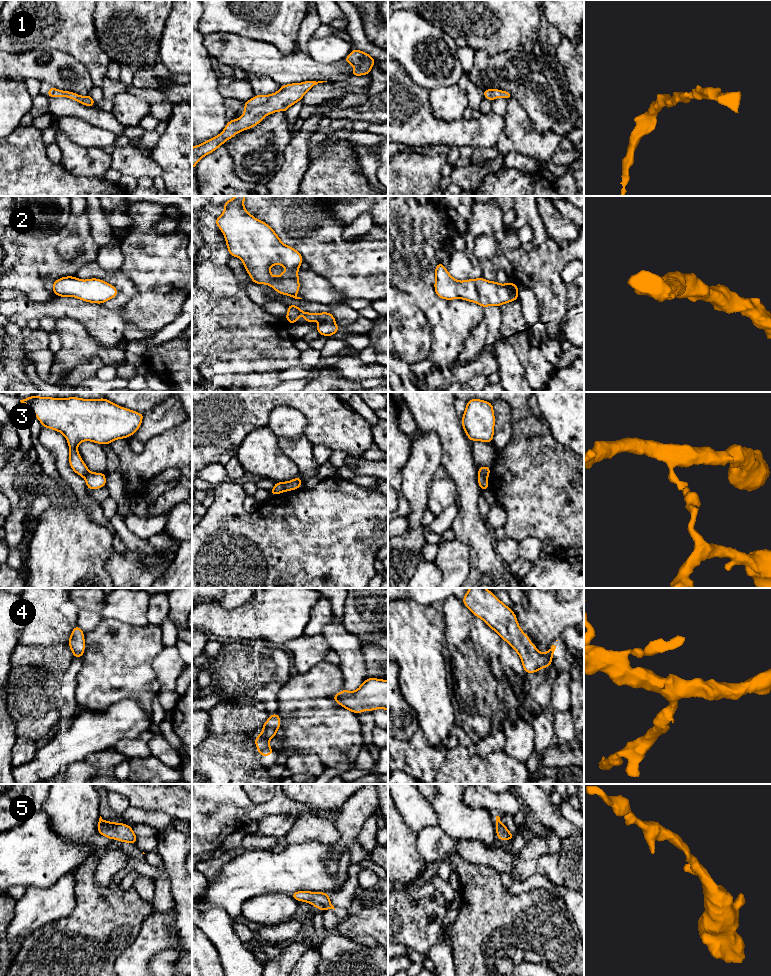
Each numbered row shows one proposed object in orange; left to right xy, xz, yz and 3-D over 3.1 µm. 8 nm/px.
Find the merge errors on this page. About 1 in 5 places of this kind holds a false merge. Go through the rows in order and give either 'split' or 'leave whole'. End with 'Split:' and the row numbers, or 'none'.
1: leave whole
2: leave whole
3: split
4: leave whole
5: leave whole
Split: 3

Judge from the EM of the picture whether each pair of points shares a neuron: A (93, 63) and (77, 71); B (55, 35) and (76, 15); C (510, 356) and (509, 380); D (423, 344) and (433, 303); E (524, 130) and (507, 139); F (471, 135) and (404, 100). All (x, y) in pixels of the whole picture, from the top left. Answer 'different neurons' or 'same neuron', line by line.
A: different neurons
B: same neuron
C: same neuron
D: different neurons
E: same neuron
F: same neuron

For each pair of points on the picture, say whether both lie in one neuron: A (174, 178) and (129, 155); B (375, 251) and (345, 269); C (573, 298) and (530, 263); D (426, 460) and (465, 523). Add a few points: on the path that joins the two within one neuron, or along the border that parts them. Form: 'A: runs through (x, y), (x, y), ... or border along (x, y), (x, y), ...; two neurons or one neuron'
A: border along (150, 150), (151, 158), (161, 169), (165, 185); two neurons
B: runs through (368, 258), (358, 268), (352, 268); one neuron
C: runs through (562, 296), (541, 274); one neuron
D: border along (440, 440), (441, 464); two neurons

